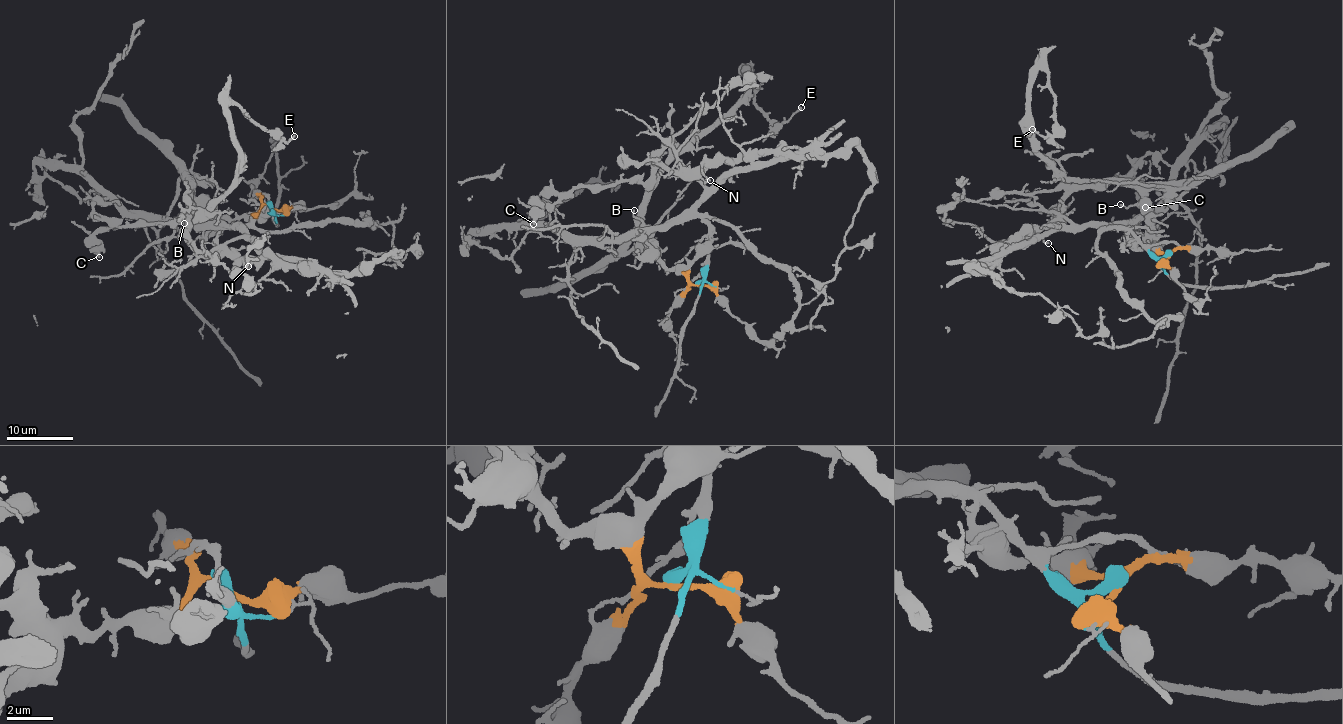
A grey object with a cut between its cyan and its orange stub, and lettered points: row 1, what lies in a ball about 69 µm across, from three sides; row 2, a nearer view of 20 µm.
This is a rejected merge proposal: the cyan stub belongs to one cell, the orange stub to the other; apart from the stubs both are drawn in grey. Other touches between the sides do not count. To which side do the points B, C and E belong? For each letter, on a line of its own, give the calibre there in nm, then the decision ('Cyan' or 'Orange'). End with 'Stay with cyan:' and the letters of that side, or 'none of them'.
B: Thickness 160 nm. Orange
C: Thickness 320 nm. Orange
E: Thickness 180 nm. Orange
Stay with cyan: none of them

